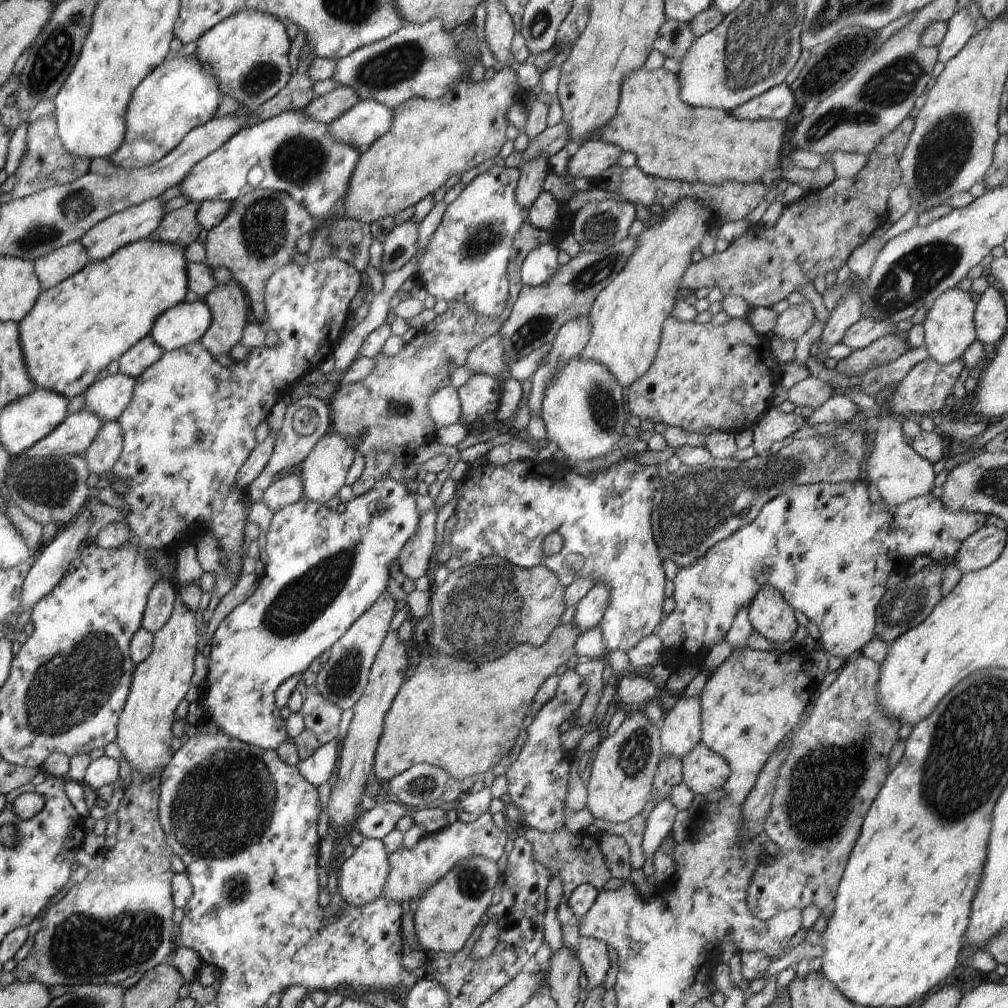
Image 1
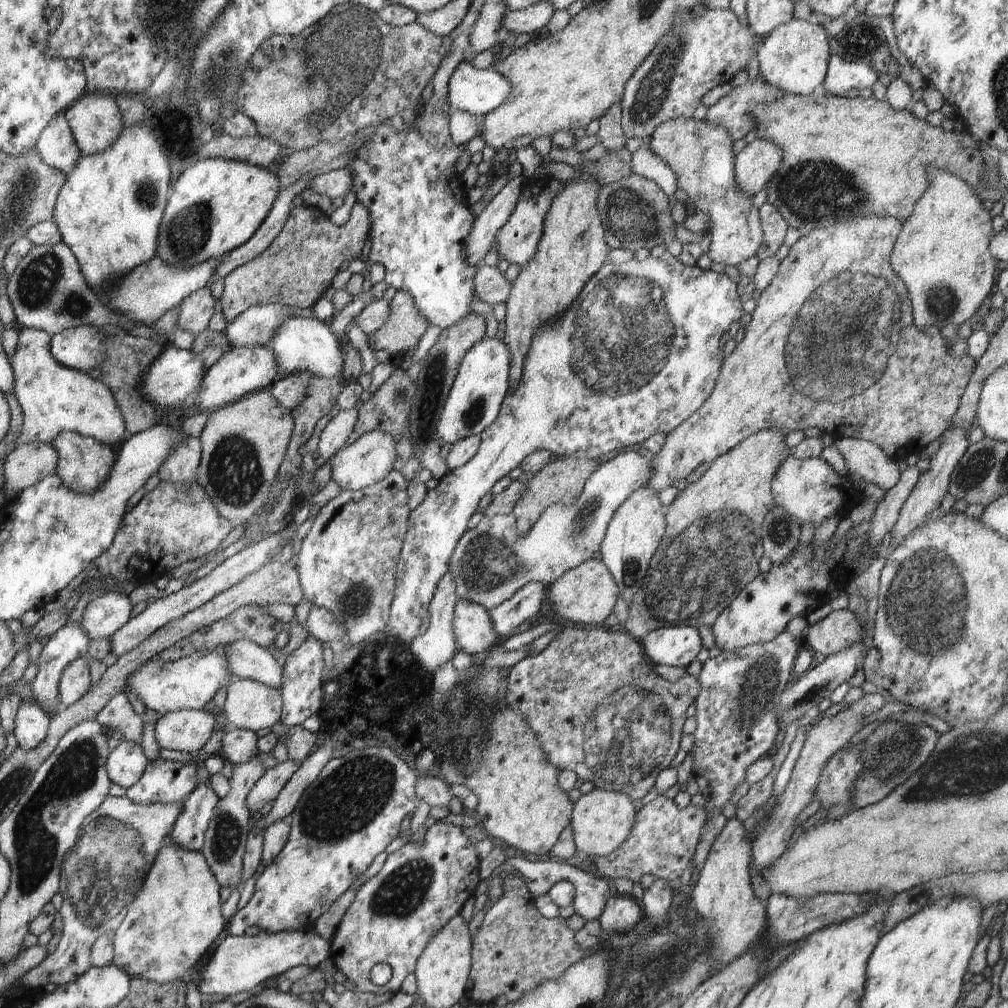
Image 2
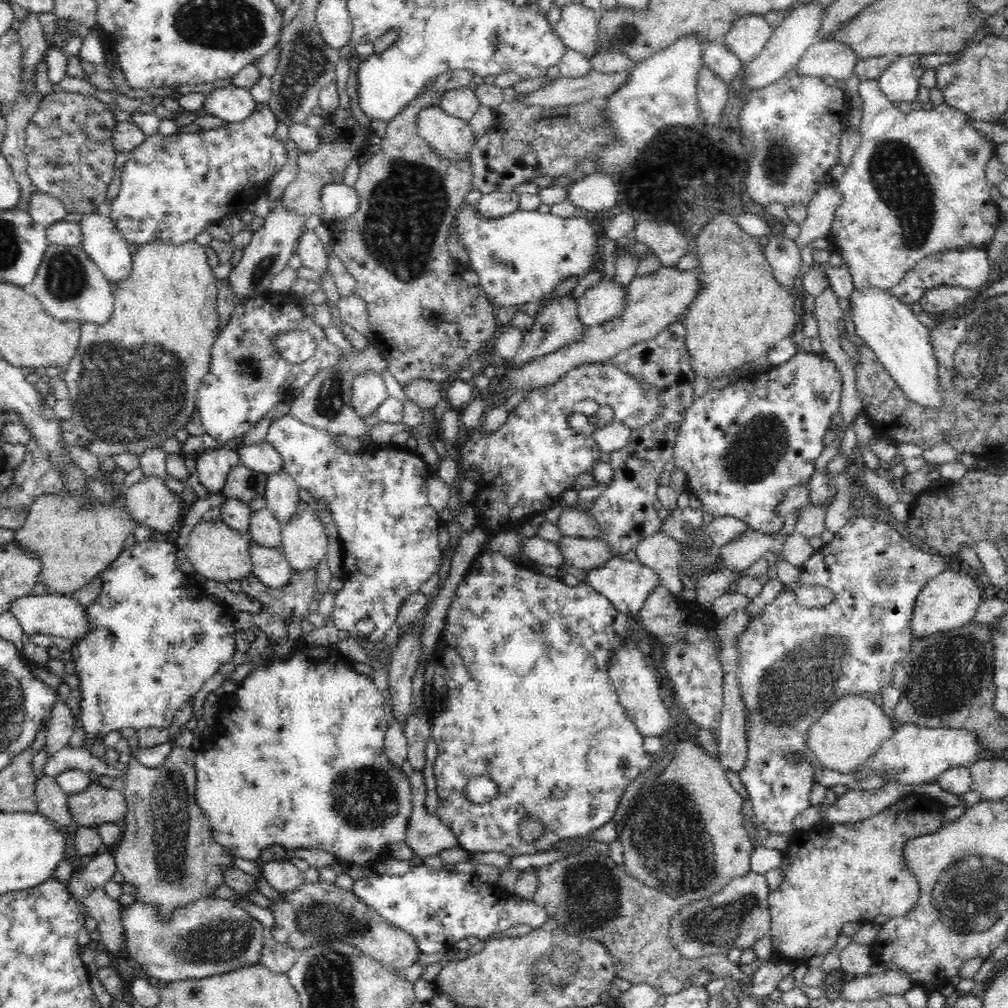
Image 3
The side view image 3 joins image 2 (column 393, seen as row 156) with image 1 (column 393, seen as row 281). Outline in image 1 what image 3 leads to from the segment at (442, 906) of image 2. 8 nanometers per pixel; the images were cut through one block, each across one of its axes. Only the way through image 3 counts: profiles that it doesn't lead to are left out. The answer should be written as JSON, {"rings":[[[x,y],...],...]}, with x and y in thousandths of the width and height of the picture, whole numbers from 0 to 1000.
{"rings":[[[486,807],[476,809],[472,814],[461,816],[457,813],[445,817],[442,821],[418,829],[409,843],[401,840],[385,848],[387,857],[387,869],[381,879],[380,889],[389,891],[395,896],[409,895],[415,889],[419,890],[430,877],[433,877],[438,869],[442,869],[456,853],[468,851],[468,849],[480,849],[482,853],[494,855],[500,847],[500,839],[503,835],[501,823],[496,823],[488,813]]]}

